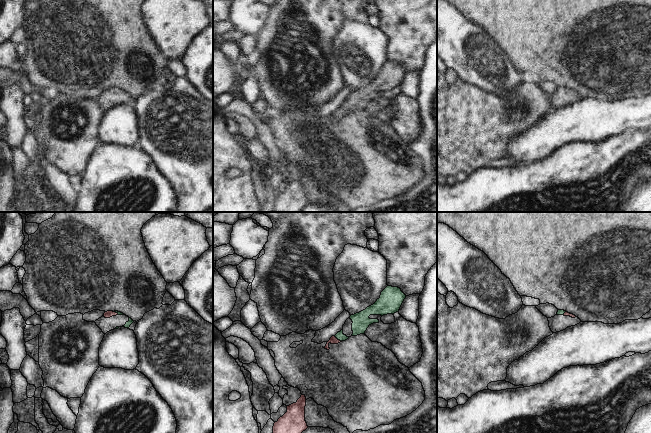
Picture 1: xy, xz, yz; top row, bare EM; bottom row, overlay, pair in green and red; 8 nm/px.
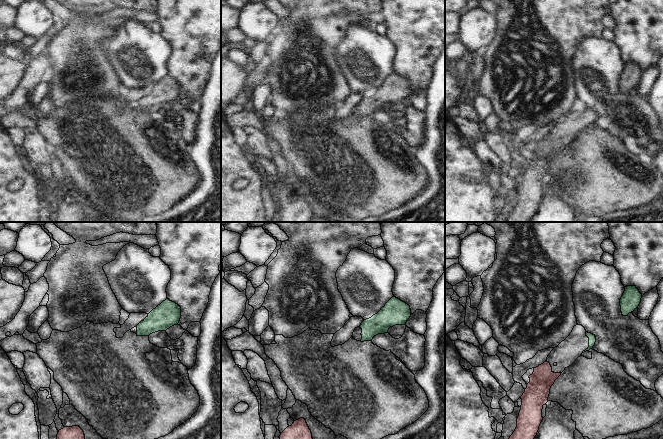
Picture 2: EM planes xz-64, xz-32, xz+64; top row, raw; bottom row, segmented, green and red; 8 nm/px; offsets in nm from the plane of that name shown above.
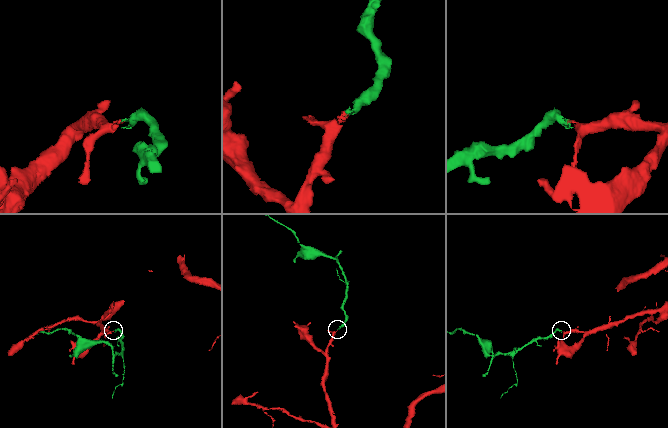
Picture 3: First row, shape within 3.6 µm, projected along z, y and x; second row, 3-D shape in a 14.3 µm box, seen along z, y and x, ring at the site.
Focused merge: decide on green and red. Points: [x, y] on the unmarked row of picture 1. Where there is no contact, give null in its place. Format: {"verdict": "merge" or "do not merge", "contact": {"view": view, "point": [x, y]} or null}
{"verdict": "merge", "contact": {"view": "xz", "point": [338, 115]}}

